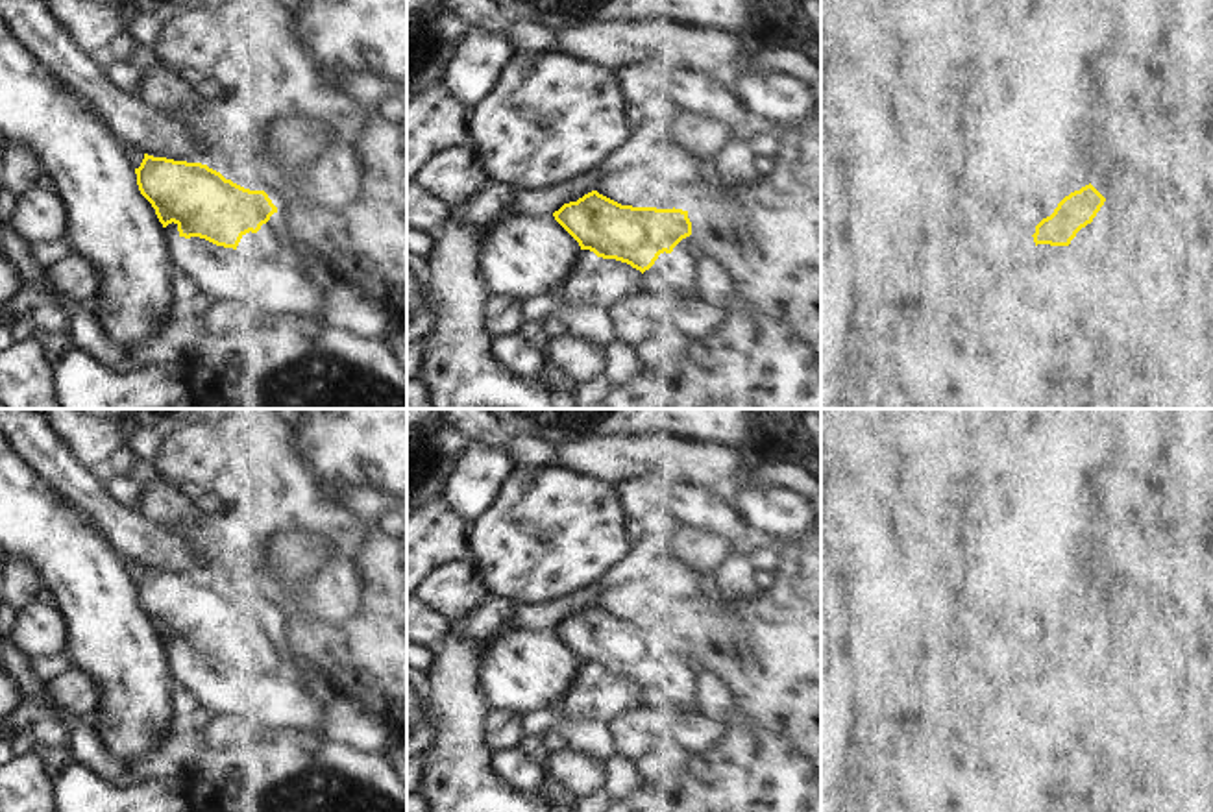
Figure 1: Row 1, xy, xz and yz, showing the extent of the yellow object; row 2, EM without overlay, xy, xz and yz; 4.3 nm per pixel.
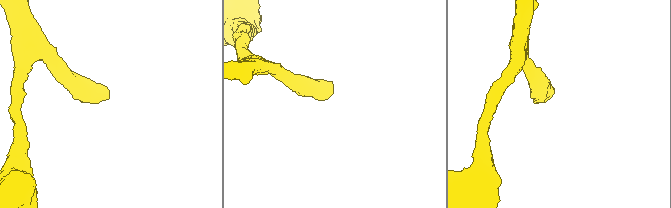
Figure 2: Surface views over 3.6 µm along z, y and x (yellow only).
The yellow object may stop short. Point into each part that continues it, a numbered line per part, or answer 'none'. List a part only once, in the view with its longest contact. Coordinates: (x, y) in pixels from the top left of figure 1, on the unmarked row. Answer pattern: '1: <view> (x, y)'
1: xz (677, 687)

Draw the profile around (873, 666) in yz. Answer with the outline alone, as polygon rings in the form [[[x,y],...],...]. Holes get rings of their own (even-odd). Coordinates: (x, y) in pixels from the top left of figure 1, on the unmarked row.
[[[852,629],[849,636],[849,660],[860,684],[871,694],[880,695],[908,681],[904,662],[886,653],[880,644],[862,629]]]

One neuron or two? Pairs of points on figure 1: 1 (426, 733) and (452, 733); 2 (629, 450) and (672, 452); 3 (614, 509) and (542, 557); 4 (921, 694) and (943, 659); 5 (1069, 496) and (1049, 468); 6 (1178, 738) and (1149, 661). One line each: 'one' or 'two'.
1: two
2: one
3: one
4: two
5: two
6: one

